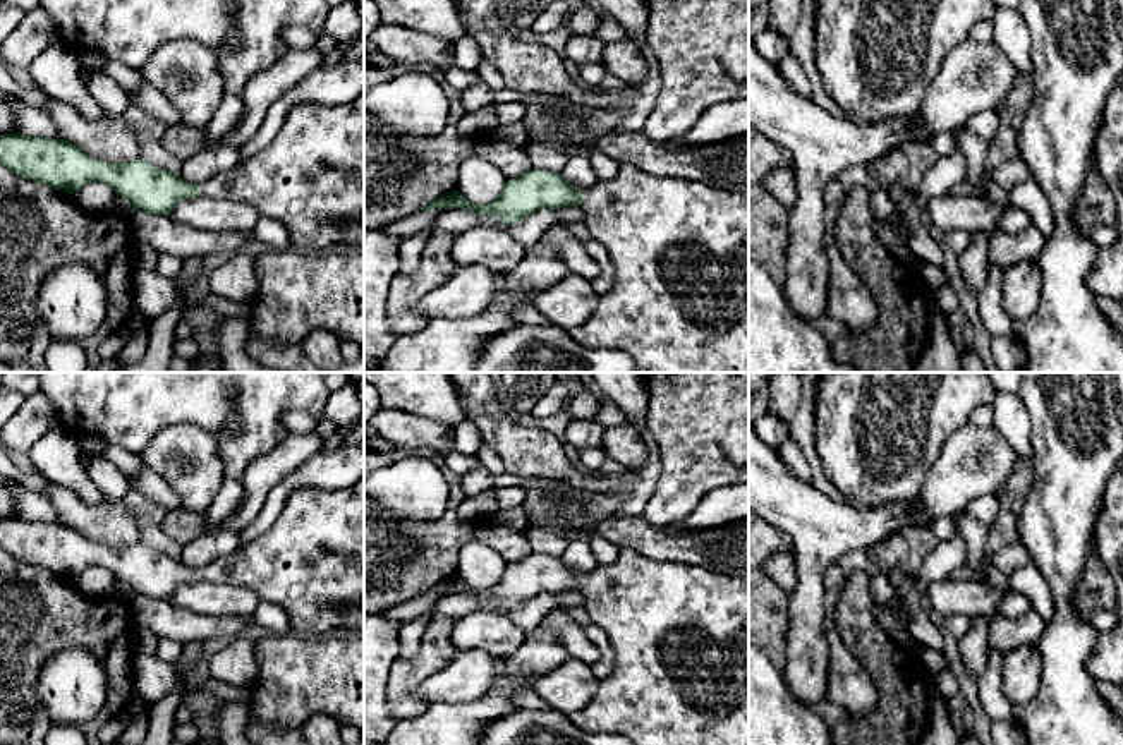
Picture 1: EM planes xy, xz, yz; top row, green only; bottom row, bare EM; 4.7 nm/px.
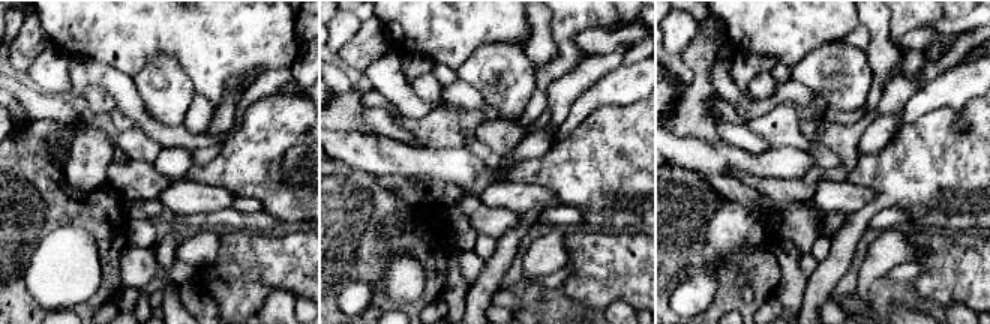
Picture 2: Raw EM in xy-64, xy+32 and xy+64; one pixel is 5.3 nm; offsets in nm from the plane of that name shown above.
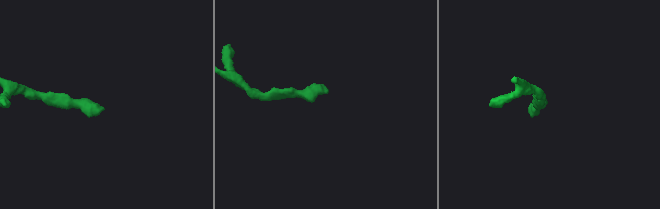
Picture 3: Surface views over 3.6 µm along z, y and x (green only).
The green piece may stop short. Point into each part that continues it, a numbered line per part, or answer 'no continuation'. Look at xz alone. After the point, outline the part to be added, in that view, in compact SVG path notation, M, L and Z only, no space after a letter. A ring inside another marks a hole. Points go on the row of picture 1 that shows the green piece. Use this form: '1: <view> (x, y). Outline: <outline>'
1: xz (679, 302). Outline: M623 163L620 165L620 172L613 180L599 180L589 192L584 194L580 208L586 213L584 223L589 228L591 237L596 239L608 251L613 261L615 280L613 287L606 294L599 295L598 306L591 318L584 324L568 331L577 343L587 348L613 348L628 354L635 362L634 372L749 372L749 192L714 189L690 179L656 177L642 172L634 165Z

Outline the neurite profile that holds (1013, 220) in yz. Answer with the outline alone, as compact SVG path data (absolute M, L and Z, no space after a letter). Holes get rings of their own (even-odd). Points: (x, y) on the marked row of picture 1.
M1008 206L996 228L998 232L1005 232L1005 233L1018 233L1025 228L1032 227L1032 220L1029 216L1029 213L1025 209L1015 208L1015 206Z

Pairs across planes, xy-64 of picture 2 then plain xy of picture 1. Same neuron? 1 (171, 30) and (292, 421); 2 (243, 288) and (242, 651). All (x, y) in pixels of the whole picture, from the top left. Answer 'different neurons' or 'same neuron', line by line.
1: different neurons
2: different neurons

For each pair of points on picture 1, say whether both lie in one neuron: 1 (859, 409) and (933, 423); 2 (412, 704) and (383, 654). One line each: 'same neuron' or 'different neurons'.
1: same neuron
2: different neurons

